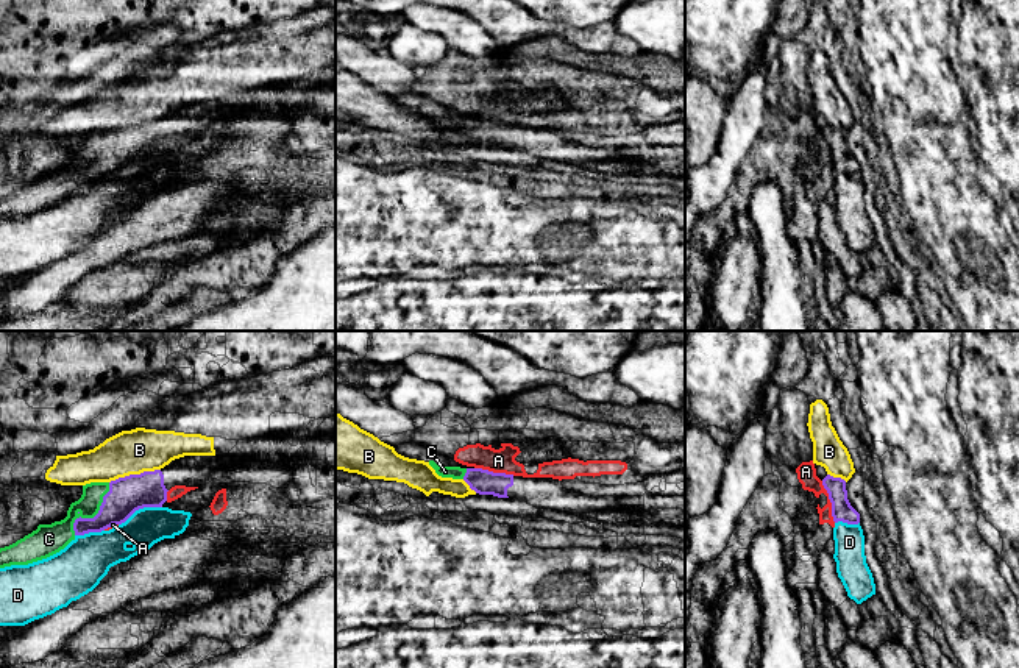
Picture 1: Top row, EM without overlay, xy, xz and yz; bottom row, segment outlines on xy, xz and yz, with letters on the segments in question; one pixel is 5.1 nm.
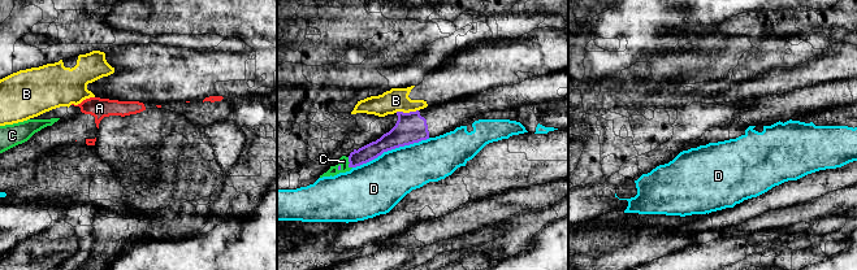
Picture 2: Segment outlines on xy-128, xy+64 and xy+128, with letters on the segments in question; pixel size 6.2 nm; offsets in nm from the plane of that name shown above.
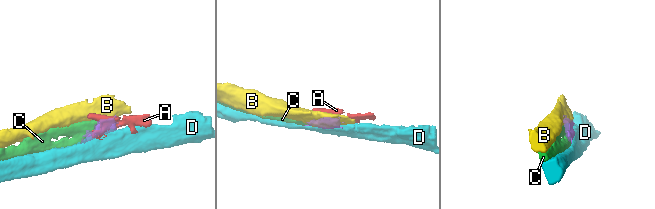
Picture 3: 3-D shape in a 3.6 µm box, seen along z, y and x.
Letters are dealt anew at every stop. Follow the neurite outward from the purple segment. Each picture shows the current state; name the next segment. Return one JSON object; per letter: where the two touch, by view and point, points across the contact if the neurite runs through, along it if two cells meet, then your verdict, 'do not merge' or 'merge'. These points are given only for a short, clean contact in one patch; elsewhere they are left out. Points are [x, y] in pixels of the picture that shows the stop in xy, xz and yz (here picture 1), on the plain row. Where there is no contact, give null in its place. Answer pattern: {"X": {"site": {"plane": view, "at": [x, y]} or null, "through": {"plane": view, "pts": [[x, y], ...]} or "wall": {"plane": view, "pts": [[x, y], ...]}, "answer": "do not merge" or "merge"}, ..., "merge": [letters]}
{"A": {"site": {"plane": "yz", "at": [830, 152]}, "answer": "do not merge"}, "B": {"site": {"plane": "xy", "at": [134, 125]}, "wall": {"plane": "xy", "pts": [[159, 119], [130, 124], [110, 133]]}, "answer": "do not merge"}, "C": {"site": {"plane": "xy", "at": [95, 166]}, "through": {"plane": "xy", "pts": [[130, 144], [108, 153], [95, 166], [77, 169], [53, 188]]}, "answer": "merge"}, "D": {"site": {"plane": "xy", "at": [139, 158]}, "answer": "do not merge"}, "merge": ["C"]}

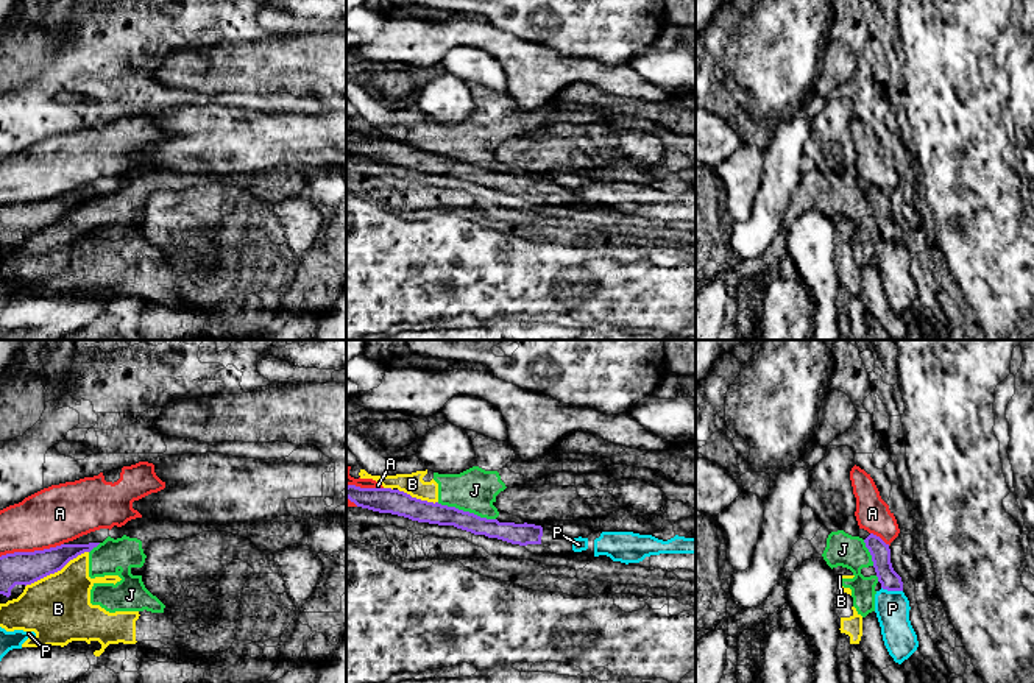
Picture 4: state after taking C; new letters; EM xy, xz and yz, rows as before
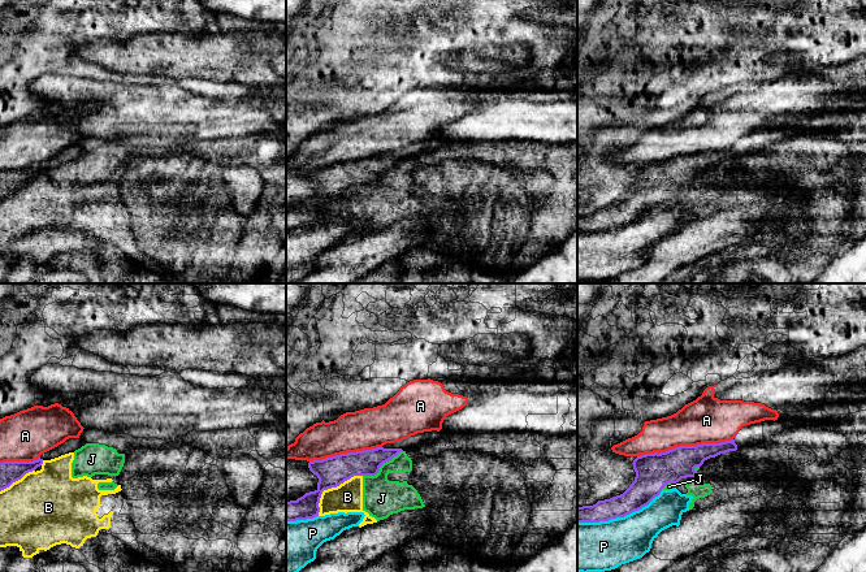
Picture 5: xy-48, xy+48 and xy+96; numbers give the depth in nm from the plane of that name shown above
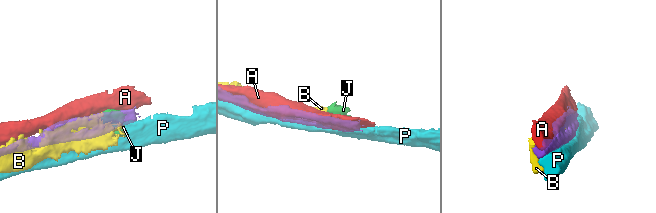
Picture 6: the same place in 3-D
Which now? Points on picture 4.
{"A": {"site": {"plane": "xy", "at": [31, 203]}, "answer": "do not merge"}, "B": {"site": {"plane": "xy", "at": [56, 222]}, "answer": "do not merge"}, "J": {"site": {"plane": "xz", "at": [467, 162]}, "wall": {"plane": "xz", "pts": [[437, 153], [495, 170]]}, "answer": "do not merge"}, "P": {"site": {"plane": "yz", "at": [892, 240]}, "answer": "do not merge"}, "merge": []}

